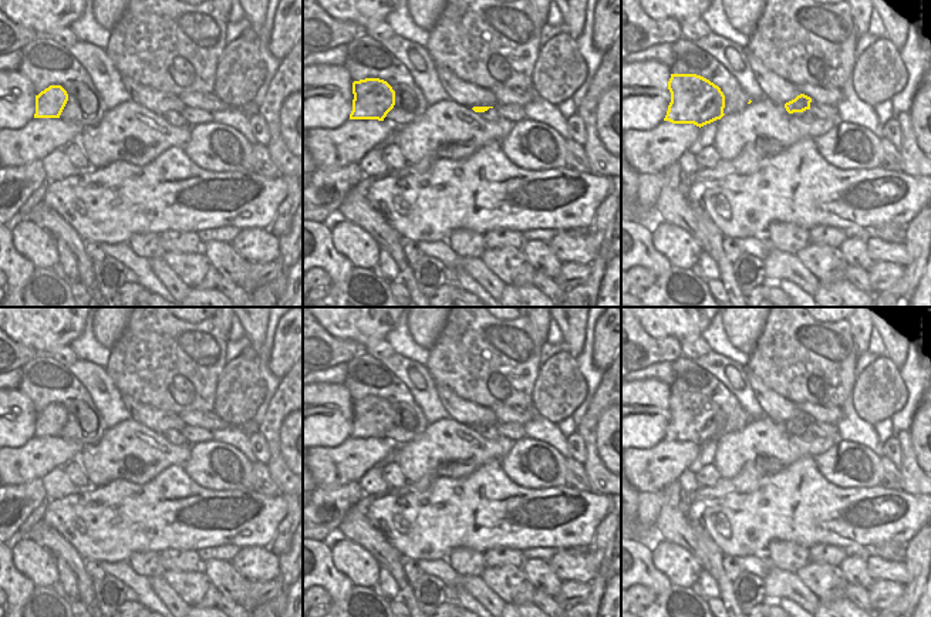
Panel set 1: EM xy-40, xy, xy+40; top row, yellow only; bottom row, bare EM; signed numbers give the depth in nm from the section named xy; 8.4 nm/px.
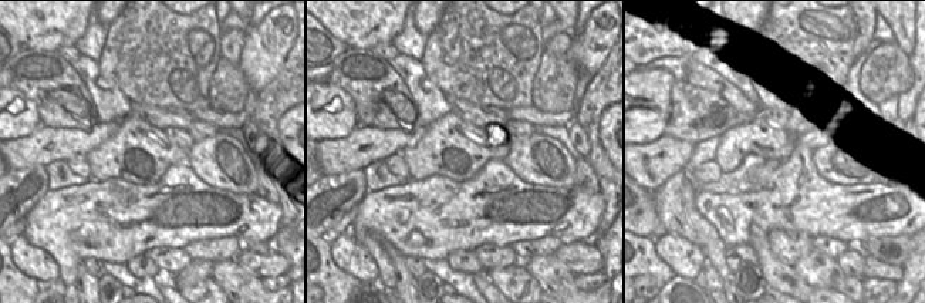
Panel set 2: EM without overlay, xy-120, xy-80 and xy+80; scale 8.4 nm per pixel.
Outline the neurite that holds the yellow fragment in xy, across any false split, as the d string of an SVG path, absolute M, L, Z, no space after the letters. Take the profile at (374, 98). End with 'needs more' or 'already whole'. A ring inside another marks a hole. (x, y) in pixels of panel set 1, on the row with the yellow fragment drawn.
M365 78L353 82L353 111L350 119L384 121L395 105L395 91L380 78Z; already whole

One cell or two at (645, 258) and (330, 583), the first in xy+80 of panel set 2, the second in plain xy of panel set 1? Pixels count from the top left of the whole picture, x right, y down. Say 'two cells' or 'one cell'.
one cell

